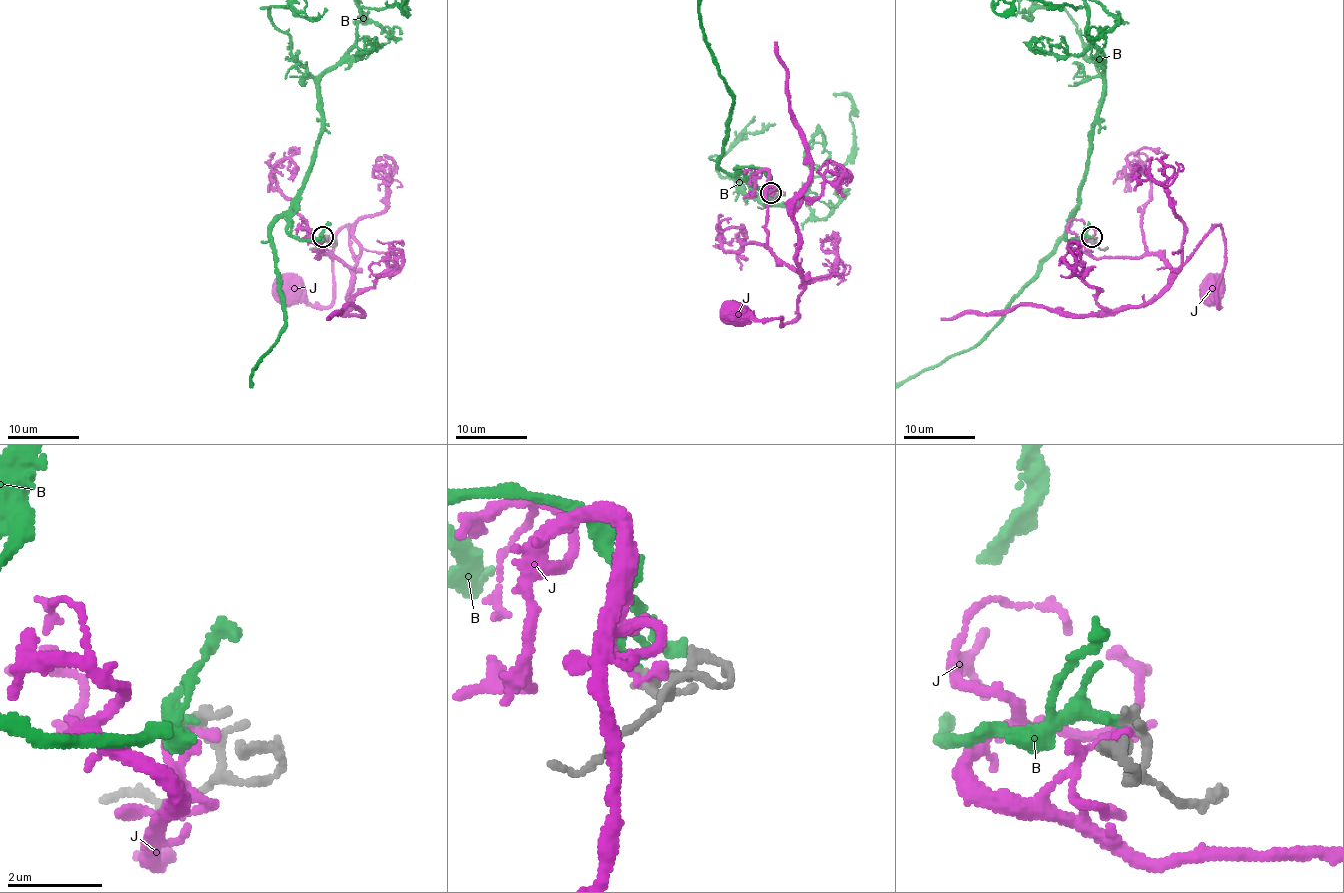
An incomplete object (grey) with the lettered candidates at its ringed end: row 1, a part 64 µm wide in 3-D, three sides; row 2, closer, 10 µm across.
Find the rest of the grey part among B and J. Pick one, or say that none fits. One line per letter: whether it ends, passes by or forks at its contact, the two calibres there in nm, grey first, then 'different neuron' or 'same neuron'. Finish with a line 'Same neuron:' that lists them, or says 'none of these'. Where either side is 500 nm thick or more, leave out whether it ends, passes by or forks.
B: it passes by; calibres 200 and 180 nm; same neuron
J: it ends; calibres 220 and 200 nm; different neuron
Same neuron: B

